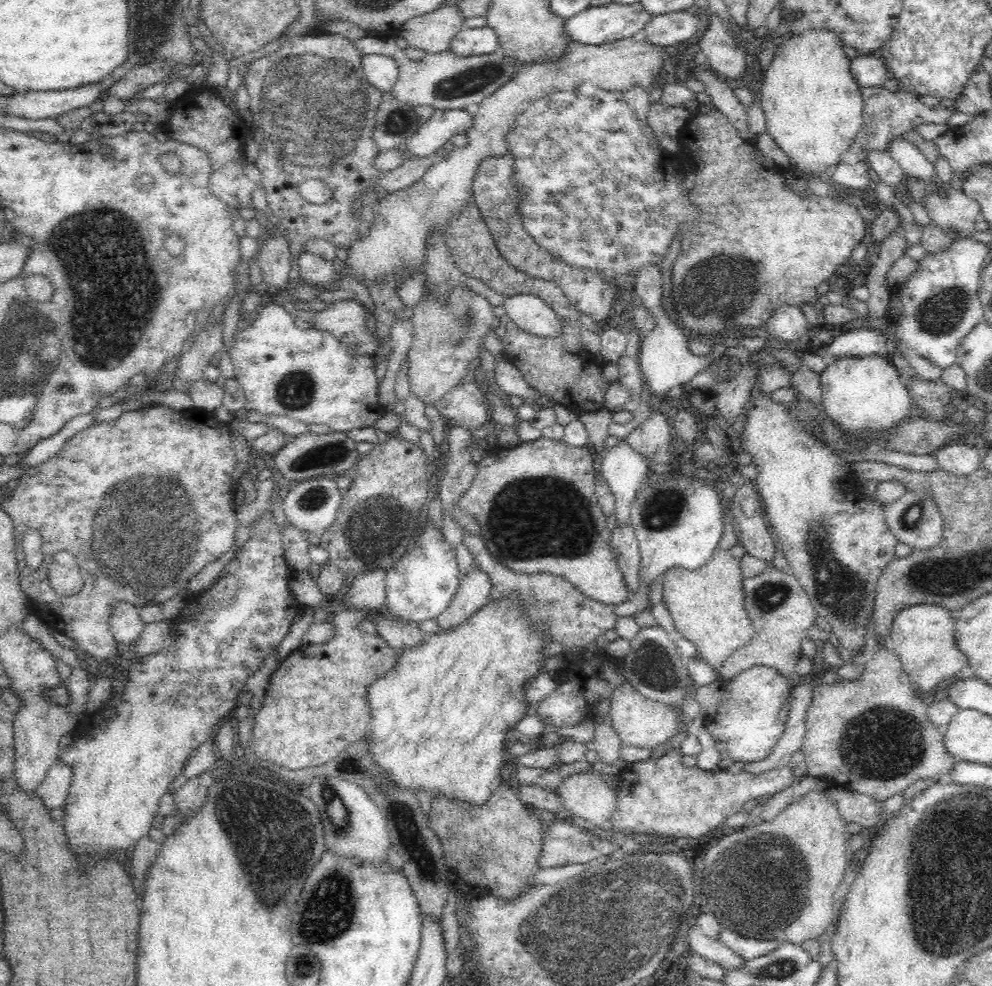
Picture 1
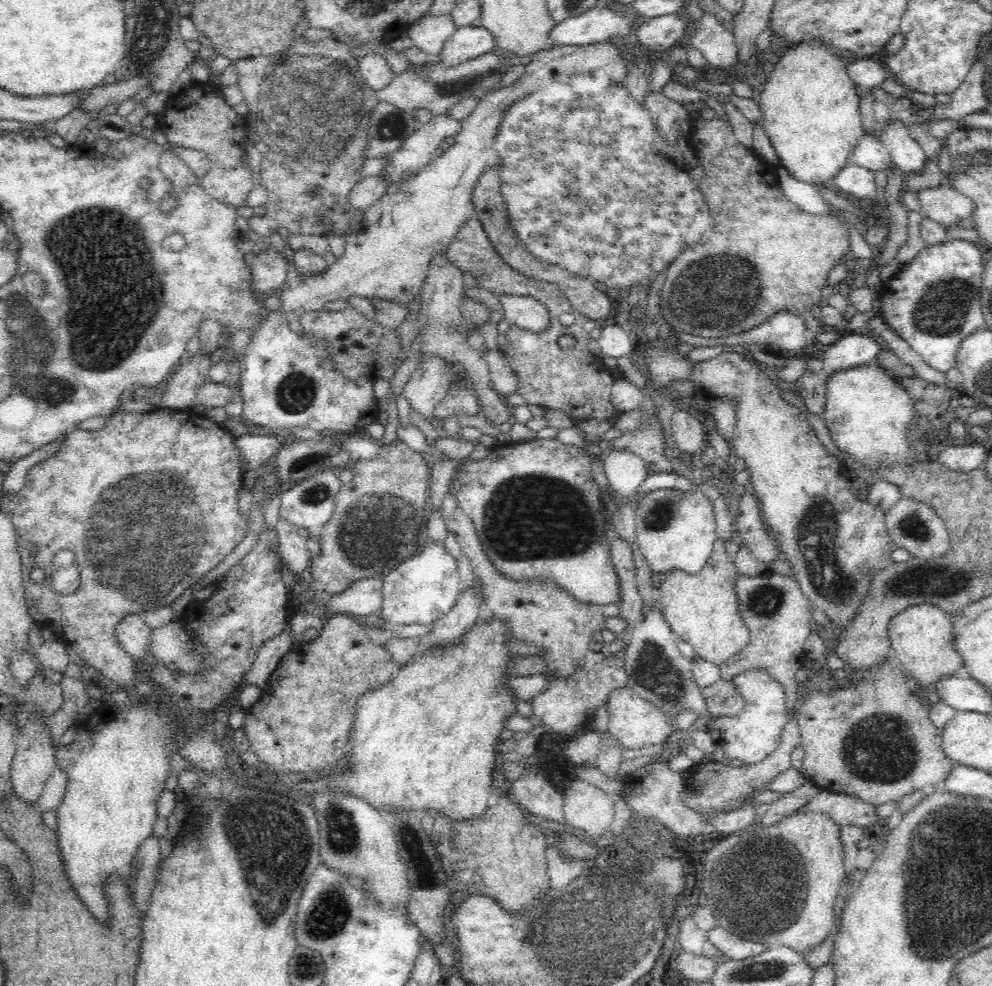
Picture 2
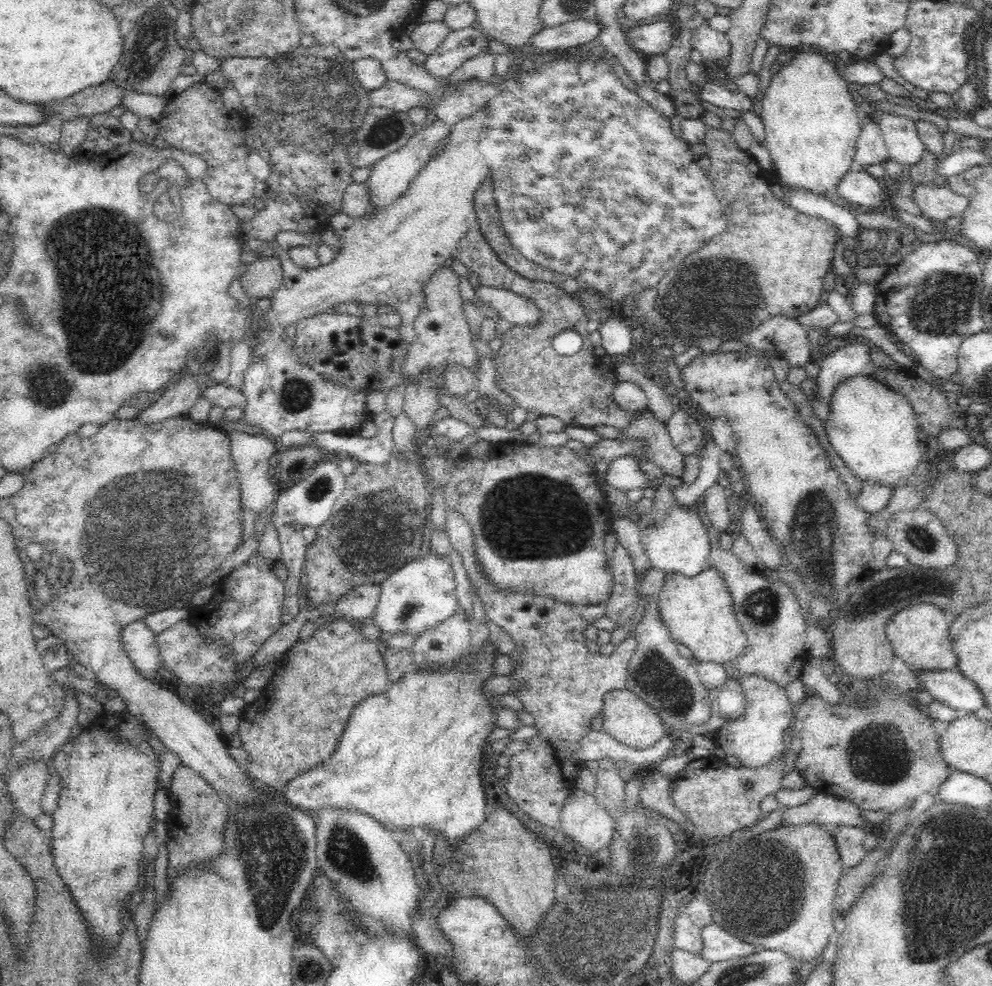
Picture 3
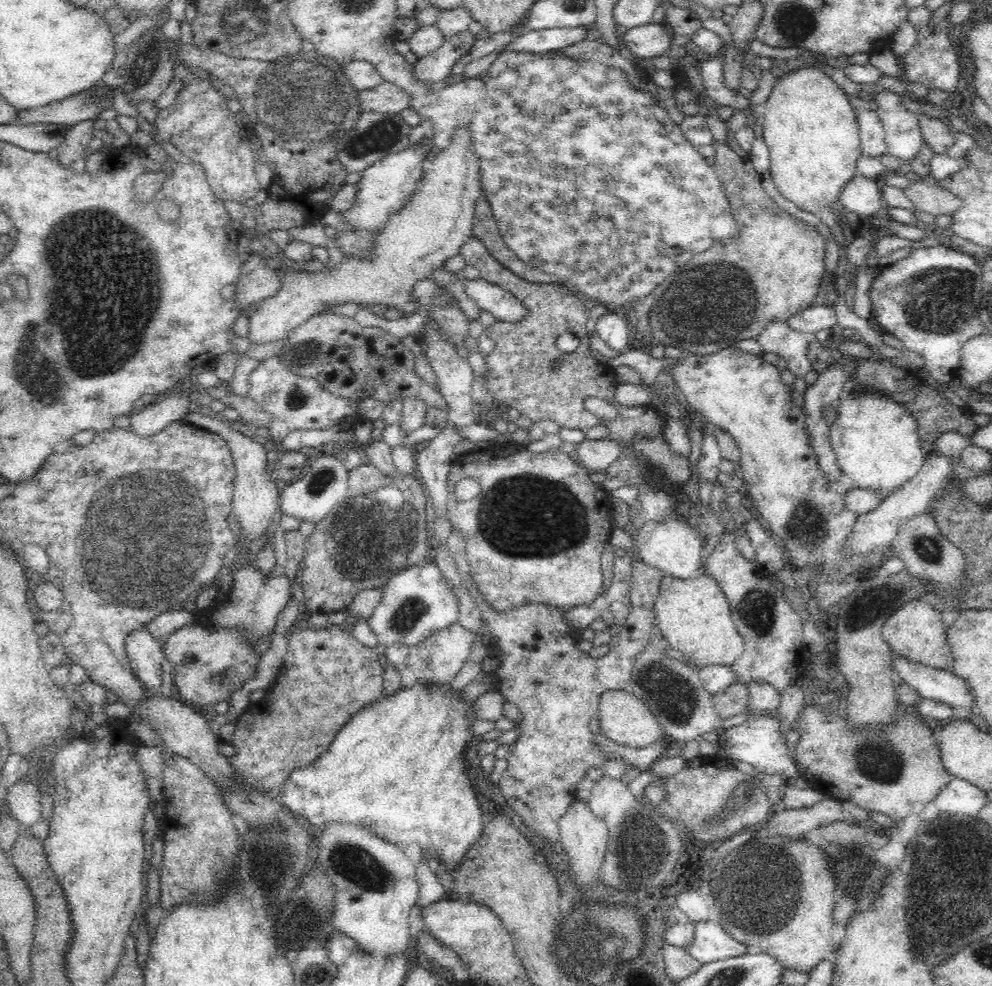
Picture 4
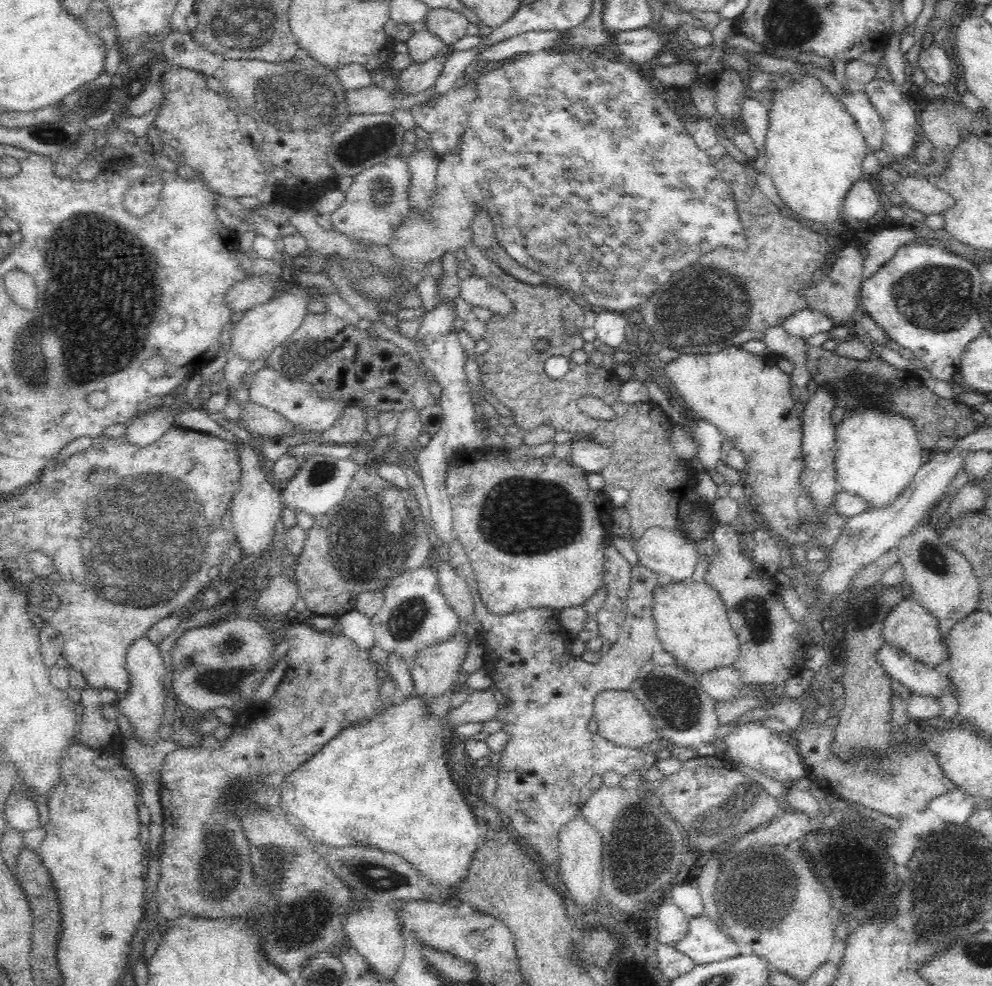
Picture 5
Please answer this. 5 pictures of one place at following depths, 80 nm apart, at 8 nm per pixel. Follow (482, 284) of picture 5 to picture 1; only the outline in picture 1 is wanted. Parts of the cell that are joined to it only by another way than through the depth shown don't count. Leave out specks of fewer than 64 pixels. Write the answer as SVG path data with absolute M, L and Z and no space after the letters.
M520 293L505 297L501 311L505 312L515 326L539 337L554 338L562 332L563 317L555 313L539 296Z

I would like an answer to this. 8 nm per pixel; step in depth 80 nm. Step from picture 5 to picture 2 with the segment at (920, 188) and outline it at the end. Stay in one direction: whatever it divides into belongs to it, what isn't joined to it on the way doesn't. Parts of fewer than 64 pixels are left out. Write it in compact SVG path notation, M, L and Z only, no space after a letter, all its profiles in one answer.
M946 182L916 194L922 215L945 228L954 228L960 220L972 217L974 201L953 190Z

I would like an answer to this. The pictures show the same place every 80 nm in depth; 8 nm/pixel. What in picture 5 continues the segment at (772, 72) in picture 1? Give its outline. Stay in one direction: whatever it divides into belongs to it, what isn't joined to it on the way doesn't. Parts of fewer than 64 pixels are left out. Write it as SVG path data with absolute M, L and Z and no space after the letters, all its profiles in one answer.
M796 76L795 83L788 85L780 85L776 90L774 90L774 99L769 106L769 127L766 133L766 140L764 144L764 157L766 157L766 170L774 183L774 187L778 190L778 196L783 202L784 206L788 208L792 216L803 218L808 222L812 222L812 226L816 229L822 230L829 229L834 234L844 235L844 228L846 223L846 218L842 212L843 202L846 199L847 194L853 188L854 183L858 179L865 178L866 175L862 172L862 163L866 154L870 151L866 144L864 135L861 130L857 127L855 118L846 111L846 107L840 103L838 97L839 95L833 95L832 93L826 91L824 85L816 79L816 77L808 76Z

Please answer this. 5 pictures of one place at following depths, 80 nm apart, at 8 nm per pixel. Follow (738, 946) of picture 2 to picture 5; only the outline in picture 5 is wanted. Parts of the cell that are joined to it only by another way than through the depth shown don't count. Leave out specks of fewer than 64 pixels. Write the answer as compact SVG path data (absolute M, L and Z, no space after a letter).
M694 914L688 922L688 933L672 947L686 954L695 964L718 962L739 954L738 946L726 932L718 930L708 916Z

